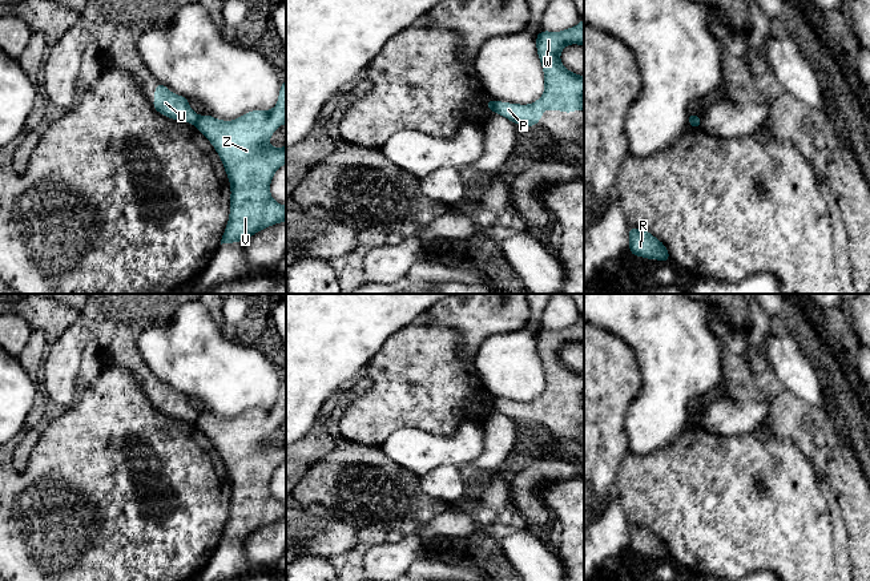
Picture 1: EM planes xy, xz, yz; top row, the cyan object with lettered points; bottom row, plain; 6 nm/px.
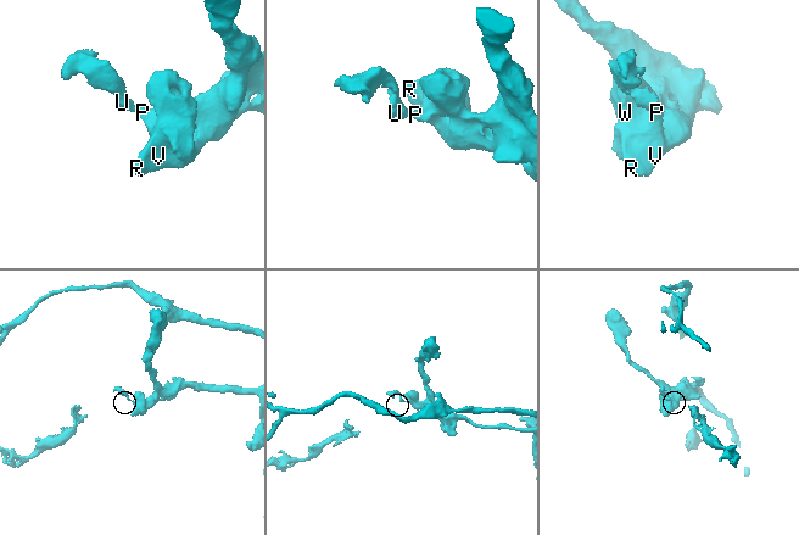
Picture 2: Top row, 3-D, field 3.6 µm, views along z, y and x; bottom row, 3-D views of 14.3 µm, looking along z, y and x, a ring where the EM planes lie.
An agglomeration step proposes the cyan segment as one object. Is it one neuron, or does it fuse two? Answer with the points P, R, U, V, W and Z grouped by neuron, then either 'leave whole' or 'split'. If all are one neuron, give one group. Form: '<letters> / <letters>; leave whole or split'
P R V W Z / U; split

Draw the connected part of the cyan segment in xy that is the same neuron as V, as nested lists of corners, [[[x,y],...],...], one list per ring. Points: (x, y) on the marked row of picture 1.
[[[286,78],[279,88],[278,102],[270,110],[250,110],[231,121],[204,114],[197,121],[197,129],[218,153],[230,181],[230,213],[221,245],[246,241],[269,226],[286,222],[286,206],[275,202],[270,194],[275,172],[286,164],[286,146],[273,148],[269,140],[283,124],[286,124]]]

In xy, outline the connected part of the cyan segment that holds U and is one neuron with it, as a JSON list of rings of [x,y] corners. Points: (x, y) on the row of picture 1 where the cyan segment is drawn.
[[[157,81],[154,101],[152,104],[160,114],[182,122],[196,125],[200,116],[189,106],[189,100],[184,96],[172,93],[168,86]]]

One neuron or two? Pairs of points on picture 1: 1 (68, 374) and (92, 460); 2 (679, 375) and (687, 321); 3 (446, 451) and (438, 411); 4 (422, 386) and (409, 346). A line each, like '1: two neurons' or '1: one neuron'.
1: two neurons
2: one neuron
3: two neurons
4: one neuron

